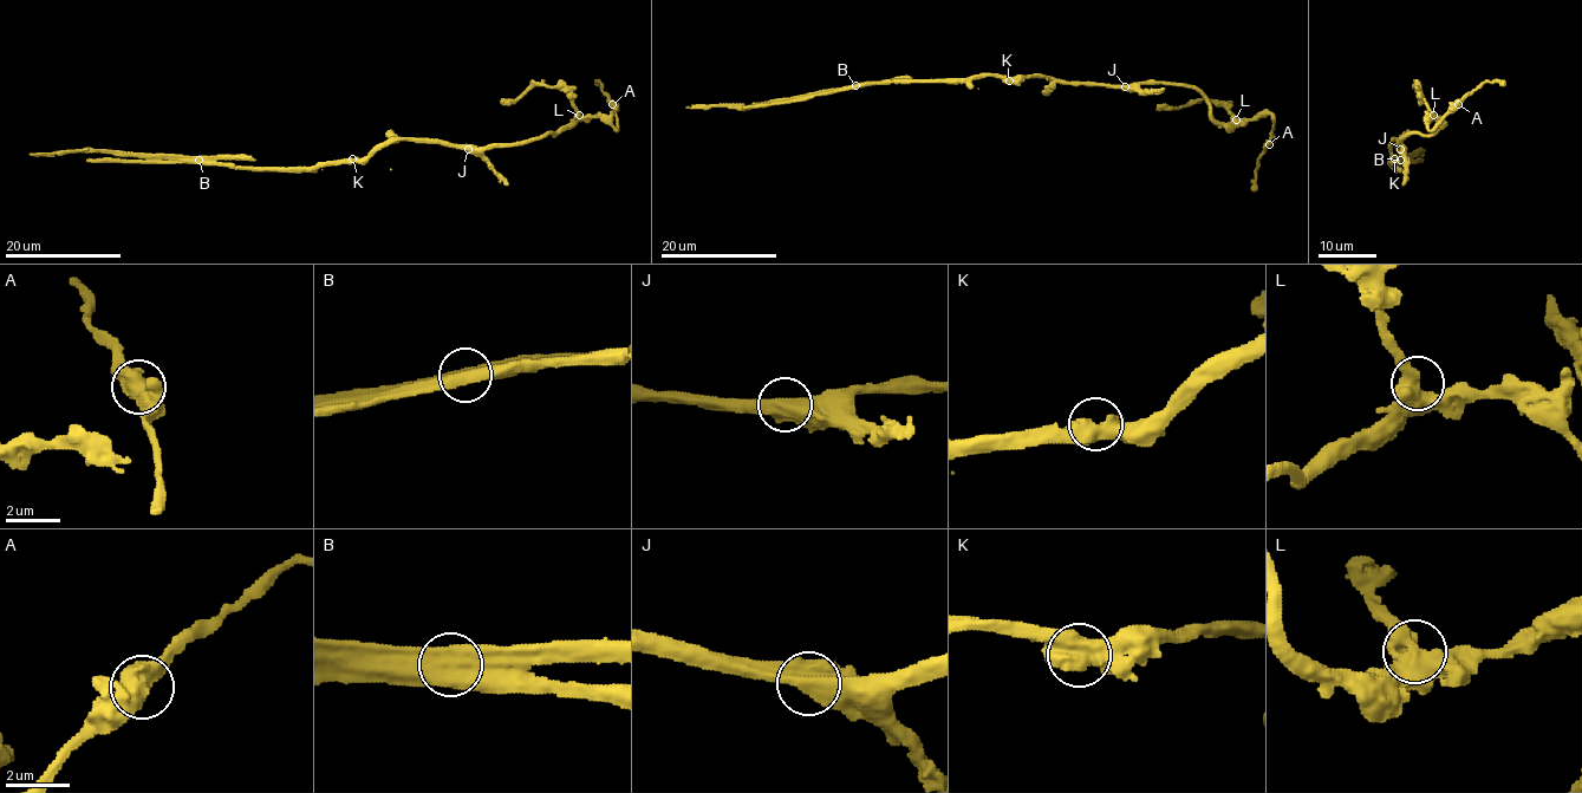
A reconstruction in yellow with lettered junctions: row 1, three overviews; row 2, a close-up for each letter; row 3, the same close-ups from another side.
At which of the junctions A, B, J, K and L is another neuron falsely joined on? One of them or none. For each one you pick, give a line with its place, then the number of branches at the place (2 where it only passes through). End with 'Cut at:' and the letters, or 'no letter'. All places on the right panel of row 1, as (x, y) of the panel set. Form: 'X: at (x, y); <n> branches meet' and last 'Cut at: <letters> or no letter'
B: at (1400, 160); 2 branches meet
Cut at: B

